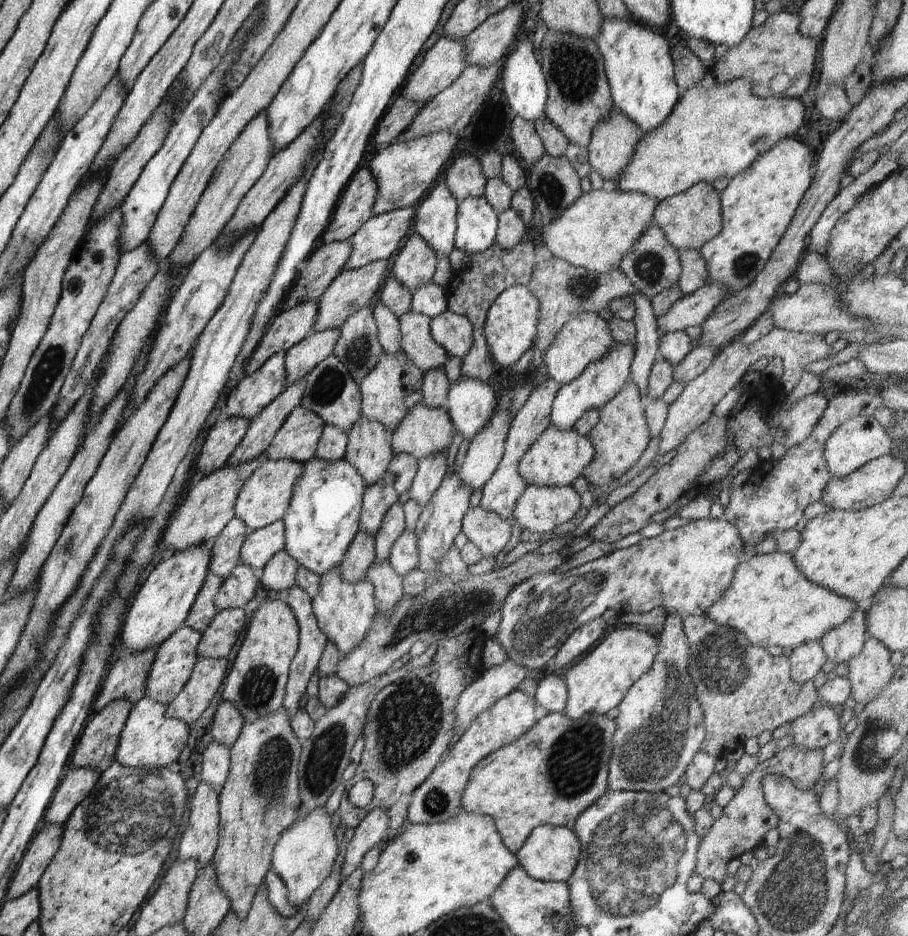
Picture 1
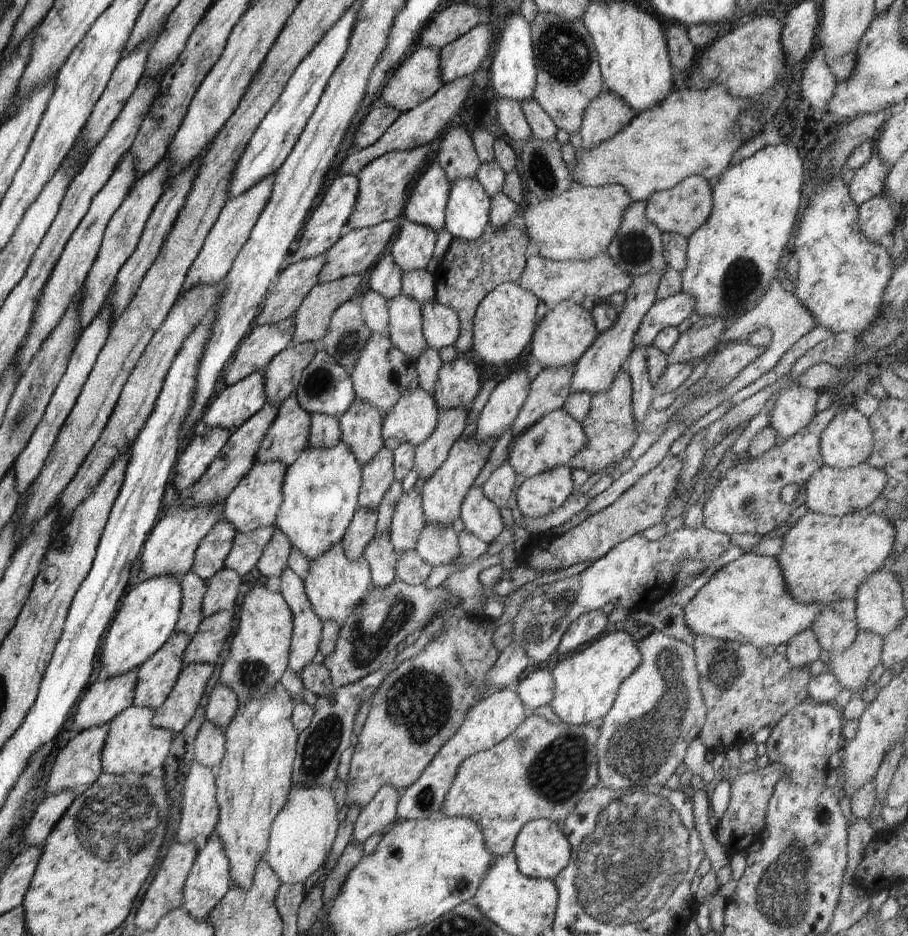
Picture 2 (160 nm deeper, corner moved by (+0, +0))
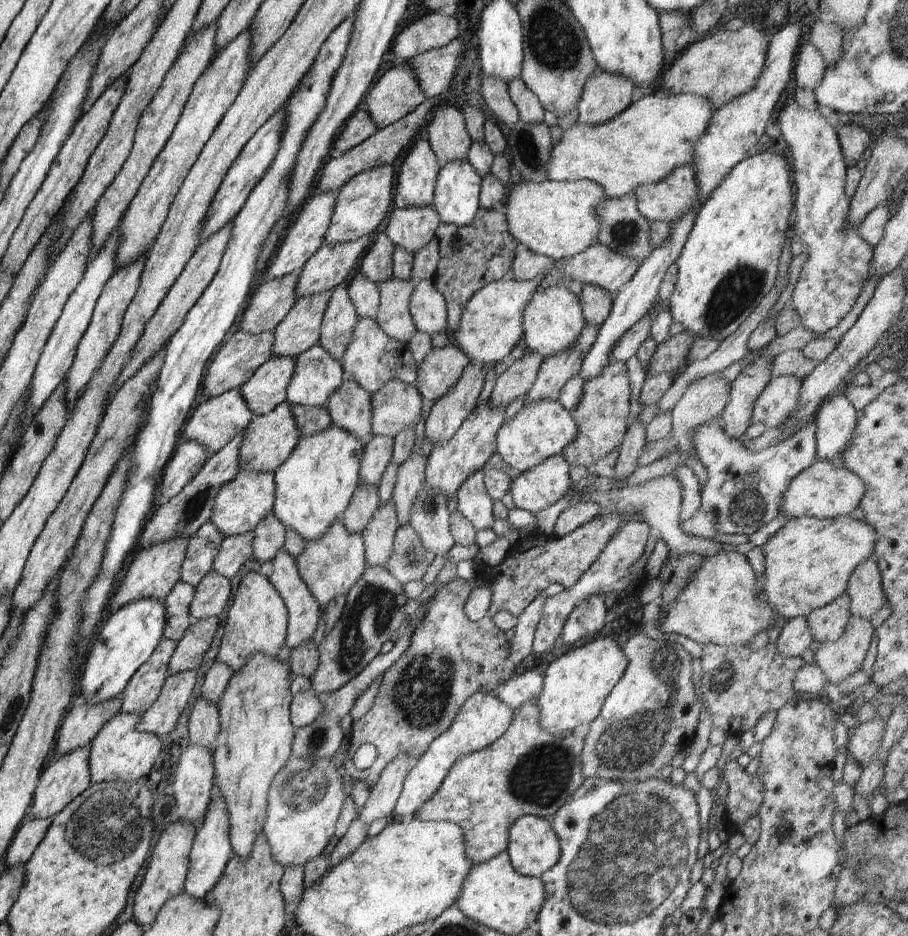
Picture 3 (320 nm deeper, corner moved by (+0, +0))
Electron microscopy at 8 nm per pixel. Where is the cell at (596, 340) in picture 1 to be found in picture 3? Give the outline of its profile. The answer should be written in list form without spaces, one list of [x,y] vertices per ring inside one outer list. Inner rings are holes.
[[[553,284],[543,290],[536,290],[530,302],[523,310],[523,345],[530,351],[541,354],[545,359],[548,355],[564,351],[579,337],[582,327],[586,324],[579,296],[567,287]]]

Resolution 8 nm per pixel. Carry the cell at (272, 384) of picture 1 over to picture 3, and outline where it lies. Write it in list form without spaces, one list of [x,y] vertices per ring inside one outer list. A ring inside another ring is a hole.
[[[234,389],[217,397],[210,397],[198,405],[192,416],[189,417],[188,422],[186,422],[186,426],[184,426],[183,435],[186,440],[202,445],[210,456],[210,454],[224,448],[235,436],[242,433],[253,417],[254,414],[247,407],[239,389]]]

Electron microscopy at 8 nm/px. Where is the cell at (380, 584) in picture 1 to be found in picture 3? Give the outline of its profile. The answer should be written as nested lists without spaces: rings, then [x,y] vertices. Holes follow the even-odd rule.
[[[390,498],[385,503],[381,502],[361,532],[368,564],[385,568],[392,554],[398,527],[394,499]]]

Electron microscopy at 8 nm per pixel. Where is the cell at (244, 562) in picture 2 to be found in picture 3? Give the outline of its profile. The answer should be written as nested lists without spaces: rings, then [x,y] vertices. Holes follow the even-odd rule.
[[[253,532],[224,538],[212,563],[212,571],[225,576],[229,581],[234,578],[240,566],[253,556],[253,540]]]

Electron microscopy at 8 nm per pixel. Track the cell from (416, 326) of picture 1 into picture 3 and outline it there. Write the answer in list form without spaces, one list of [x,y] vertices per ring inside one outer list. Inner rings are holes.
[[[394,276],[380,283],[379,307],[375,321],[390,338],[407,343],[417,329],[409,311],[409,302],[416,283]]]

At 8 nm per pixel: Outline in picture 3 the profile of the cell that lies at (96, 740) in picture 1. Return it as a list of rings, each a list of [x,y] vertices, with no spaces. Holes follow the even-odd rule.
[[[84,745],[83,747],[77,748],[74,752],[50,762],[48,768],[40,775],[39,781],[36,784],[36,790],[34,791],[32,804],[22,819],[22,825],[32,819],[54,817],[67,804],[70,804],[71,800],[80,796],[91,785],[88,764],[89,750],[90,745]]]

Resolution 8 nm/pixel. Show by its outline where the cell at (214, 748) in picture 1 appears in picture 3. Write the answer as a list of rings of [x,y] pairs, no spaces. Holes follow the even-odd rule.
[[[198,697],[188,721],[189,742],[213,752],[221,726],[217,706]]]

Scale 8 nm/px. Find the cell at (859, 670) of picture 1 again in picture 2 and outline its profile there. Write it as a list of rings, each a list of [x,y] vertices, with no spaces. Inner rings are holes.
[[[859,630],[854,642],[843,651],[834,651],[829,656],[828,672],[839,680],[841,688],[853,693],[866,685],[875,666],[881,664],[881,636],[867,630]]]

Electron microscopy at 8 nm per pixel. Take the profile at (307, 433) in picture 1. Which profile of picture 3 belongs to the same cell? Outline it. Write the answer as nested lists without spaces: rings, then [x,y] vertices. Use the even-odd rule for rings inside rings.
[[[288,402],[279,404],[274,410],[263,415],[255,415],[243,430],[239,448],[239,470],[258,473],[274,472],[288,460],[300,438],[299,430]]]

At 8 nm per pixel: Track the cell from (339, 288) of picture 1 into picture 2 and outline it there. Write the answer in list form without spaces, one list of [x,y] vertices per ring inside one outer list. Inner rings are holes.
[[[354,275],[314,285],[295,311],[292,344],[321,345],[332,313],[342,303],[354,298],[361,280],[361,275]]]

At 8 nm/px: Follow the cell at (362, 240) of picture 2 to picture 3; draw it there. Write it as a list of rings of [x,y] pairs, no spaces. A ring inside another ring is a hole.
[[[376,233],[337,245],[322,245],[301,268],[295,298],[318,295],[347,284],[352,268],[373,243]]]

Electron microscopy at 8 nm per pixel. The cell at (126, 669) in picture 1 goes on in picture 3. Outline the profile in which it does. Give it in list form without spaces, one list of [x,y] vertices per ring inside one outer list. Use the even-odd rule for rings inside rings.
[[[118,696],[98,705],[85,703],[73,708],[58,727],[55,736],[56,753],[53,758],[59,759],[92,742],[106,722],[118,714],[120,705],[121,698]]]

